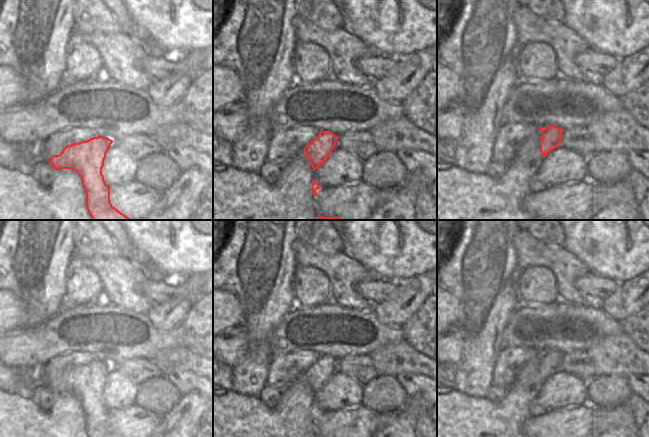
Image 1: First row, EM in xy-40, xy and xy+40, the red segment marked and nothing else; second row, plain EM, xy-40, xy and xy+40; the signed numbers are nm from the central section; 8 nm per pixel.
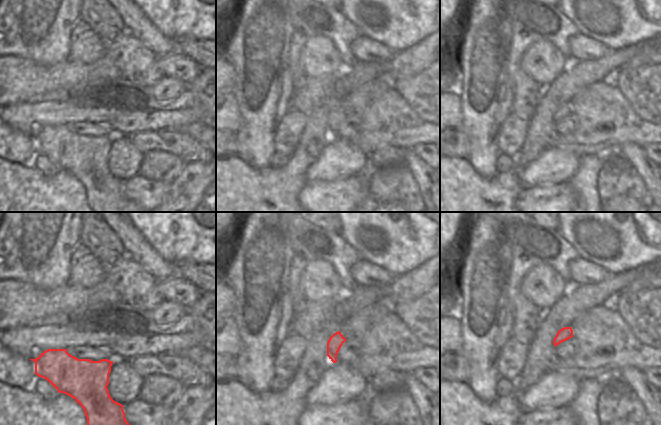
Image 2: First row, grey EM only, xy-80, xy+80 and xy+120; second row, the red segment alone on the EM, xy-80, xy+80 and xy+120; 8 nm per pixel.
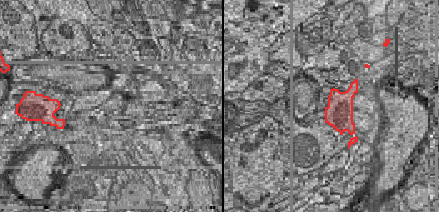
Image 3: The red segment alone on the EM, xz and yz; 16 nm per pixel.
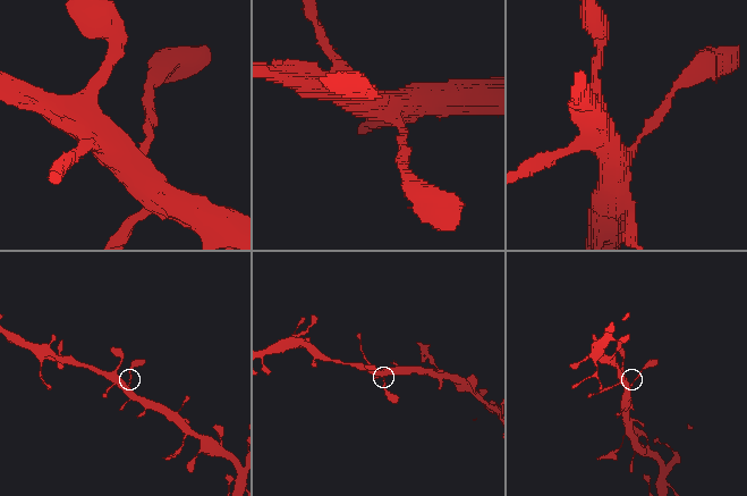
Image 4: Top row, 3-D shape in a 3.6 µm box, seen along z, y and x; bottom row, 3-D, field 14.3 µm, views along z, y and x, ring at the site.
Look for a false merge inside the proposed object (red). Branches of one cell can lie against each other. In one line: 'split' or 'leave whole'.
leave whole

